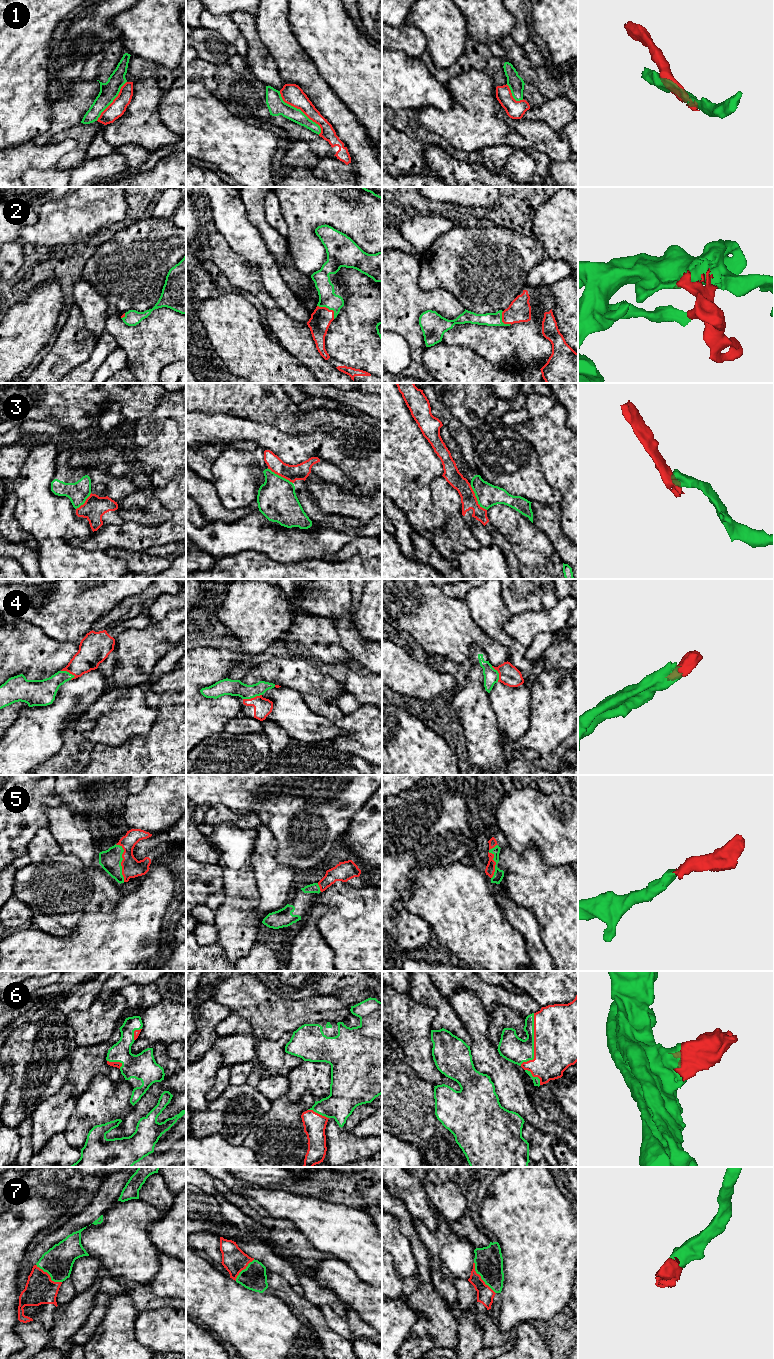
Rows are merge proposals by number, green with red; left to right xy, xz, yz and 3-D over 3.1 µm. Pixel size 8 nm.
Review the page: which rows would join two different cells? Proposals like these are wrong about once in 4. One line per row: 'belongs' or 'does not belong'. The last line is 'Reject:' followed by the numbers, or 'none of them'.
1: does not belong
2: belongs
3: does not belong
4: belongs
5: belongs
6: belongs
7: belongs
Reject: 1, 3

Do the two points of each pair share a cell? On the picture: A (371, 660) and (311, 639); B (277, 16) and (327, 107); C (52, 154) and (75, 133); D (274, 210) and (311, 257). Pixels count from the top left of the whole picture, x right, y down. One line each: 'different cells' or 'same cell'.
A: different cells
B: same cell
C: different cells
D: different cells

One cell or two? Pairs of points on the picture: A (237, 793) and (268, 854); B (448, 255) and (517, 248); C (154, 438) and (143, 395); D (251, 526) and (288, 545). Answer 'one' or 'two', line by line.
A: two
B: one
C: two
D: one

